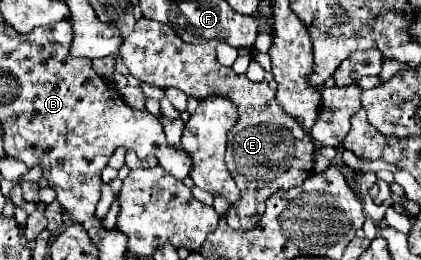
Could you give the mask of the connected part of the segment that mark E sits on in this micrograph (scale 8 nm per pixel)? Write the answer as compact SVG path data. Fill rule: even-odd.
M138 20L134 32L130 32L120 48L124 64L130 74L142 82L160 88L178 88L196 100L204 94L220 94L234 100L238 106L240 122L228 134L226 166L240 188L240 202L230 204L226 212L226 224L236 230L252 230L262 218L262 206L278 190L290 190L300 186L314 172L314 144L274 100L274 90L266 80L252 82L246 74L236 74L232 68L218 64L214 46L188 44L172 28L154 22Z

